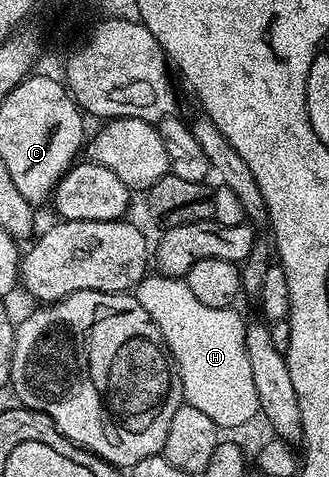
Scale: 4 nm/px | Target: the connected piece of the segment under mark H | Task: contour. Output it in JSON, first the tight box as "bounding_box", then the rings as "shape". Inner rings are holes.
{"bounding_box":[135,275,259,431],"shape":[[[146,275],[139,282],[135,296],[169,344],[173,364],[181,376],[184,404],[203,411],[221,431],[247,424],[253,416],[258,416],[259,410],[245,346],[246,318],[241,318],[233,307],[203,307],[180,277],[153,276]]]}

